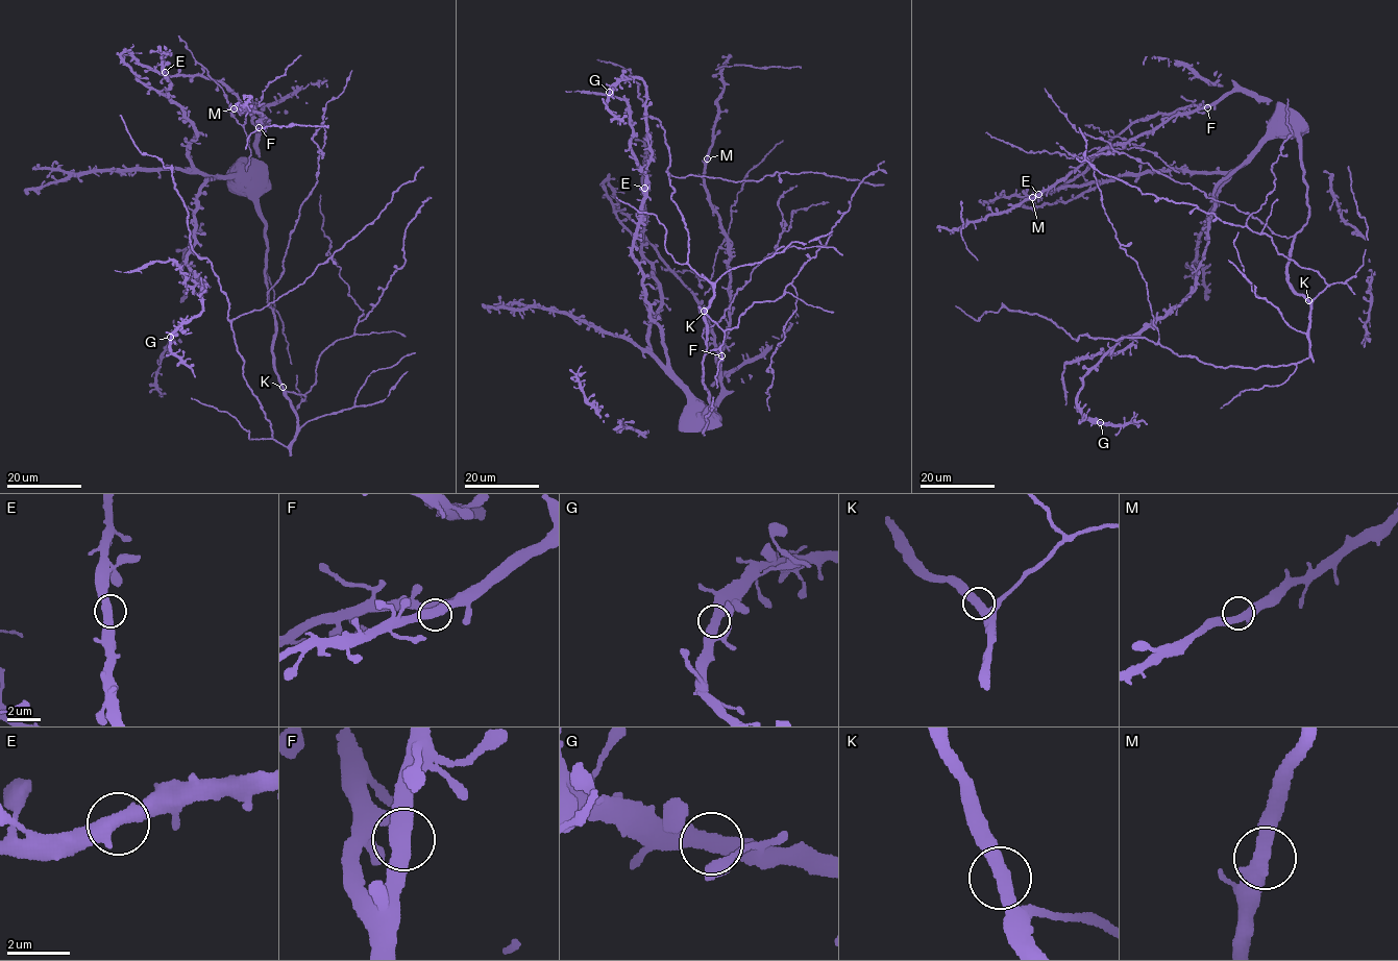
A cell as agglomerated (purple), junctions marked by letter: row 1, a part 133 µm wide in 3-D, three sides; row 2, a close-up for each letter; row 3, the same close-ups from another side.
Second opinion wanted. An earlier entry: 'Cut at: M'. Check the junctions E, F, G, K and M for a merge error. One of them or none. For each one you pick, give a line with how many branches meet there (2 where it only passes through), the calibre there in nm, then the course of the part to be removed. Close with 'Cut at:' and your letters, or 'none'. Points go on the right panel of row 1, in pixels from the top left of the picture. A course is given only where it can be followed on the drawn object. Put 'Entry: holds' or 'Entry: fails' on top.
Entry: fails
Cut at: none

